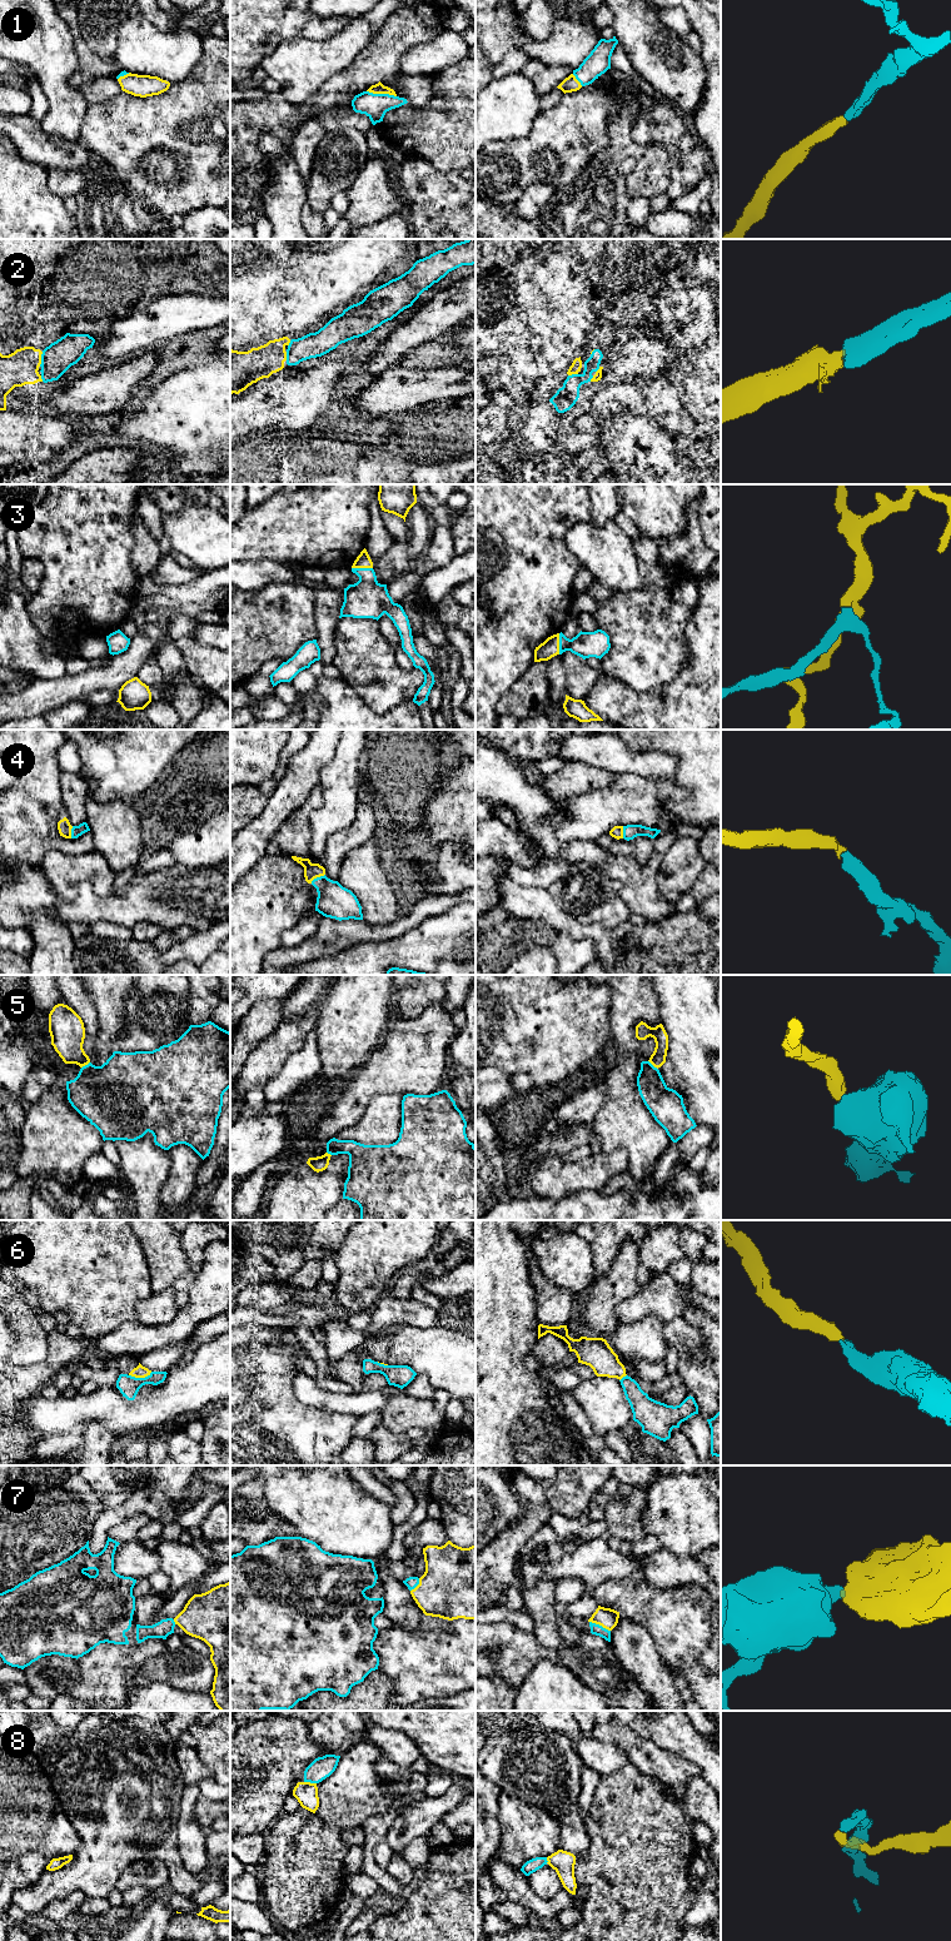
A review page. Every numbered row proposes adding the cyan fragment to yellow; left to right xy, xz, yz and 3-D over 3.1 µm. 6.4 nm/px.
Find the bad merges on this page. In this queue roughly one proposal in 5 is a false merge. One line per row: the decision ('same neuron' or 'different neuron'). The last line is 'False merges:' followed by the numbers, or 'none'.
1: same neuron
2: same neuron
3: same neuron
4: same neuron
5: same neuron
6: same neuron
7: same neuron
8: same neuron
False merges: none

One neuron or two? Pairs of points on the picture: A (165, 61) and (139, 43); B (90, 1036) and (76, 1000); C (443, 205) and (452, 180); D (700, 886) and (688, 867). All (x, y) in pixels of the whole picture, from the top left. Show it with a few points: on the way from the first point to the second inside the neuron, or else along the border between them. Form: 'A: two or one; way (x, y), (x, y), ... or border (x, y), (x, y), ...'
A: one; way (159, 55), (145, 49)
B: one; way (90, 1028), (90, 1019), (85, 1009)
C: one; way (448, 199), (452, 195), (452, 187)
D: two; border (706, 862), (690, 891)

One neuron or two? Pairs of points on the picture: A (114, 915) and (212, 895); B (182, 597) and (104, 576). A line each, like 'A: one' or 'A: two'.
A: one
B: two

